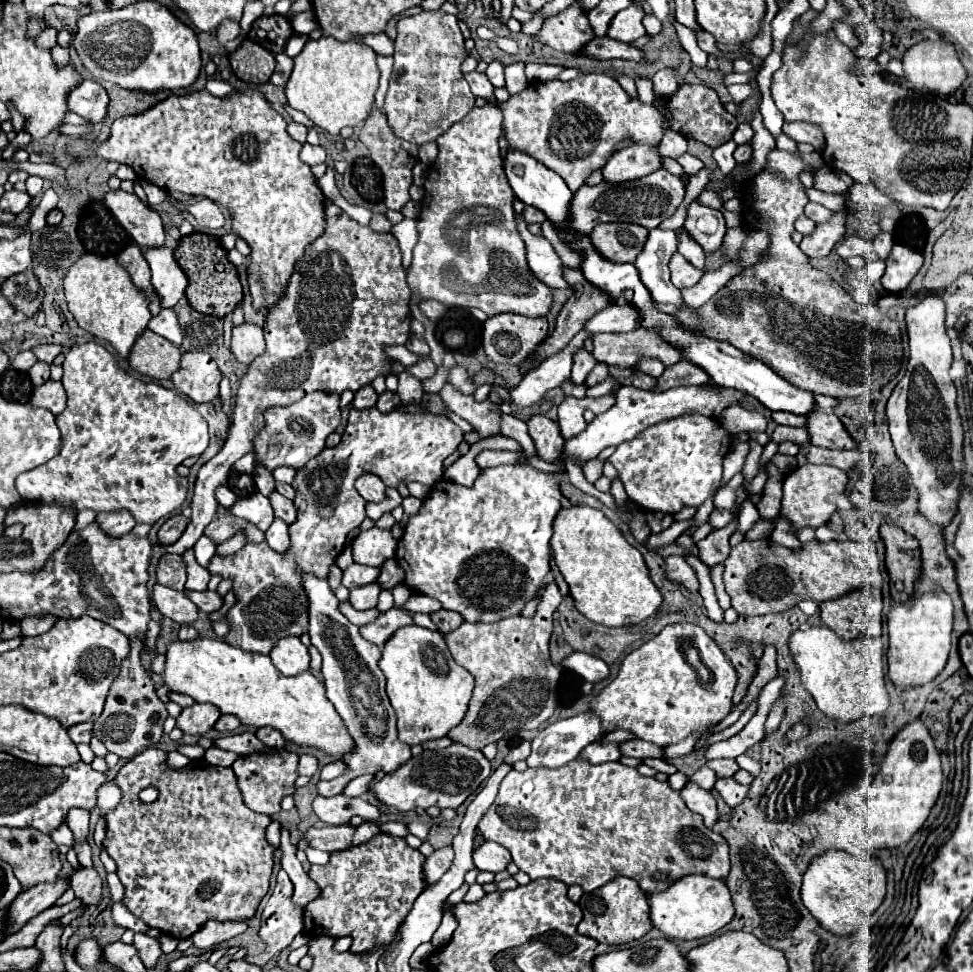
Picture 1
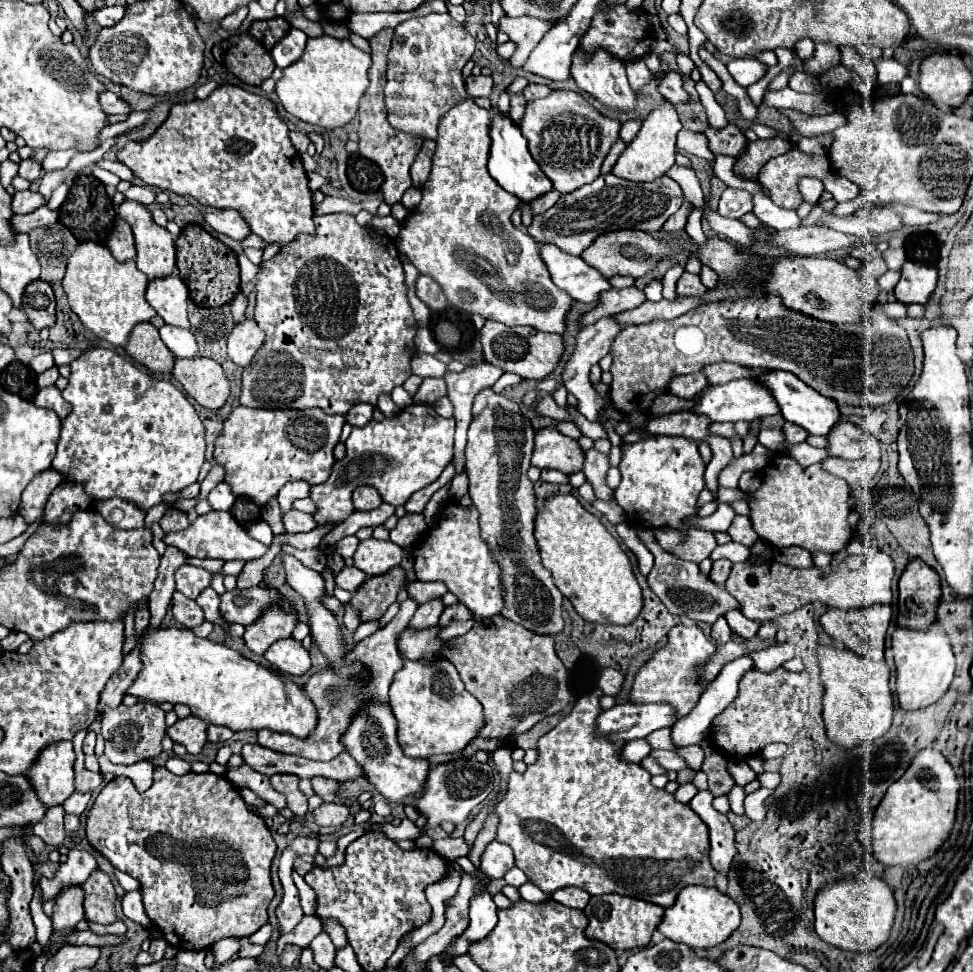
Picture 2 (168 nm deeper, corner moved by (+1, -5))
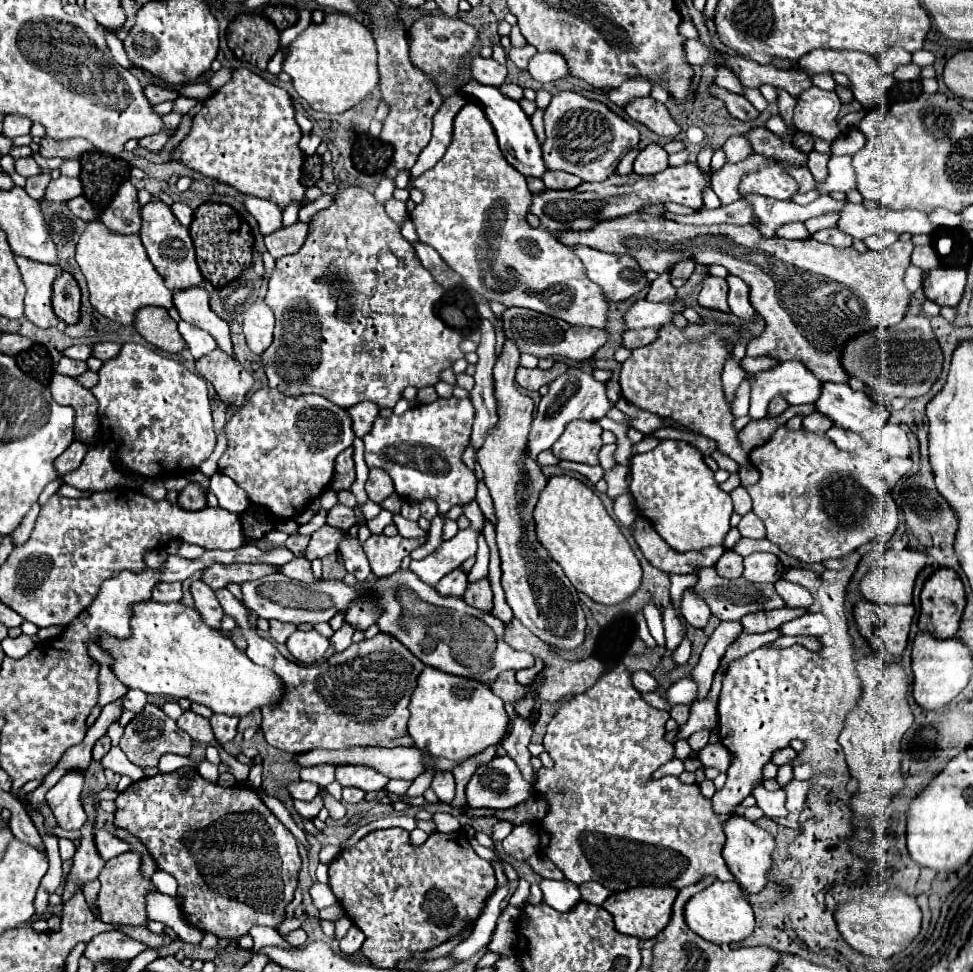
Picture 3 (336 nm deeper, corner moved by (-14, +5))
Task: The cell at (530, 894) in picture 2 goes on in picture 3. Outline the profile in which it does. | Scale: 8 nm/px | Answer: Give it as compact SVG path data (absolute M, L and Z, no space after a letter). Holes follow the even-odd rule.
M542 879L540 889L544 893L544 903L550 905L552 909L560 913L572 911L580 901L580 889L578 885L570 881L552 881L552 879Z

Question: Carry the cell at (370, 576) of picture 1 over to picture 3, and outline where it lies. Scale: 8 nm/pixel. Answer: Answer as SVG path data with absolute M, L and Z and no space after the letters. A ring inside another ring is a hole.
M346 533L342 537L342 541L338 543L338 553L344 559L344 567L348 573L352 573L356 577L356 581L366 581L370 577L370 565L364 557L364 551L358 543L356 537L352 537L350 533Z

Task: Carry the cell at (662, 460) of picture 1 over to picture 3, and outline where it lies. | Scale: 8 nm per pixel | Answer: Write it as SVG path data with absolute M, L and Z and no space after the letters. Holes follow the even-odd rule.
M664 439L648 453L634 455L630 461L630 493L638 513L654 525L656 533L676 551L696 551L710 545L722 545L730 531L732 499L714 481L700 451L692 445Z

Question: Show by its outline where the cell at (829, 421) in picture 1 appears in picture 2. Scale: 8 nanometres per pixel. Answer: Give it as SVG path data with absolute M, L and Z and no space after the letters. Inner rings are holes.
M839 419L835 427L827 433L827 447L829 455L845 457L845 459L879 459L881 449L873 435L863 433L853 423Z

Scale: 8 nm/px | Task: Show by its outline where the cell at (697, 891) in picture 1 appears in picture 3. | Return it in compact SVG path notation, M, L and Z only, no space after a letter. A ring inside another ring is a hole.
M714 881L708 889L694 895L686 903L686 915L684 917L686 917L688 927L694 933L698 933L702 939L706 939L710 943L716 943L716 945L744 941L754 931L752 907L750 907L744 891L740 889L740 885L736 881L728 881L728 883Z

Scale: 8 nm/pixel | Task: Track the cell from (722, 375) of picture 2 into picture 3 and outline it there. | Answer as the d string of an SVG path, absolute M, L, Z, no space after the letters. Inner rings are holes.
M630 213L630 215L624 215L624 217L616 217L616 219L608 219L608 221L600 221L598 225L594 225L592 229L586 229L586 231L566 231L566 233L560 233L558 235L558 241L566 247L576 247L576 245L584 245L584 247L590 247L590 249L598 249L598 251L604 251L604 253L614 253L614 255L632 255L640 261L640 265L646 269L646 271L656 271L656 273L664 273L670 265L676 265L678 261L686 259L686 257L694 257L698 263L718 263L718 265L724 265L732 275L740 277L744 283L748 283L750 287L750 301L754 305L754 309L764 317L766 321L766 329L762 335L754 338L747 346L747 357L760 357L760 355L768 355L768 357L774 357L778 361L788 361L788 359L796 359L800 361L802 365L806 365L812 373L816 373L816 377L820 377L822 381L830 381L830 383L840 383L840 381L850 381L850 375L844 371L842 363L840 363L840 357L842 357L842 351L844 351L844 345L852 339L852 337L858 337L860 333L864 331L872 331L872 329L886 329L886 327L892 327L892 325L898 325L904 315L906 315L906 309L908 309L908 303L910 303L910 291L906 289L904 285L904 273L906 269L910 267L910 255L912 255L912 249L914 249L914 243L912 241L896 241L892 247L884 249L884 251L856 251L856 249L840 249L840 247L834 247L834 245L824 245L824 243L818 243L816 239L808 237L808 239L802 239L802 241L788 241L788 239L780 239L780 237L774 237L774 239L762 239L760 233L756 233L756 227L752 225L704 225L704 227L696 227L696 225L680 225L680 223L674 223L674 221L668 221L668 219L662 219L662 217L648 217L644 213Z

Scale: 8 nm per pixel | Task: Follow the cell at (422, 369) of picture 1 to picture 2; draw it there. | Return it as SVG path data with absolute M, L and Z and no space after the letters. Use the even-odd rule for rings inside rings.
M425 377L423 383L421 383L421 387L417 389L417 393L413 395L413 401L415 403L429 403L429 405L433 405L445 393L447 393L447 387L445 387L445 381L443 379Z

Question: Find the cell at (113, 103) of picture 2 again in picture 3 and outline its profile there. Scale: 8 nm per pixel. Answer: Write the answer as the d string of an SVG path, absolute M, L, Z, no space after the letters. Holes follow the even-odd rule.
M148 85L146 89L144 89L144 95L148 97L148 101L152 103L152 105L156 105L156 103L164 103L164 101L174 101L174 99L178 99L178 91L176 89L172 89L172 87L158 87L158 85Z

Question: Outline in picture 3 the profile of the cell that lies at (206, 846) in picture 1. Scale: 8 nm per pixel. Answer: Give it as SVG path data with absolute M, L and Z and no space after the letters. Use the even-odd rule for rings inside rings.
M182 769L136 781L118 795L116 807L116 827L140 837L154 855L158 869L170 873L178 881L178 895L182 897L182 911L188 923L202 931L212 931L218 937L242 937L252 925L276 929L284 921L286 905L294 899L294 889L298 885L300 855L294 835L252 789L224 789L204 781L194 769ZM184 775L192 781L186 791L178 785Z

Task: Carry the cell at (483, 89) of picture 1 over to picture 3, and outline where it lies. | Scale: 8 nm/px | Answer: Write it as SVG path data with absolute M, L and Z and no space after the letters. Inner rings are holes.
M480 55L472 59L470 71L472 71L472 77L484 85L500 87L506 81L506 65L500 65L494 59L484 59Z

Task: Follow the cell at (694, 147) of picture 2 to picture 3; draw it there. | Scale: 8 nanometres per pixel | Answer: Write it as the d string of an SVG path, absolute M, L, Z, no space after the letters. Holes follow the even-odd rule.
M742 135L738 137L730 137L726 143L724 143L724 153L726 153L726 161L728 163L738 163L738 161L744 161L748 155L752 155L752 145L748 145L750 141Z

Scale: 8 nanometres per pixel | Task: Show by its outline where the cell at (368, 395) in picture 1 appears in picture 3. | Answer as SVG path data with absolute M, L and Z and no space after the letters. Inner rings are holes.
M364 401L360 405L354 405L348 411L350 413L350 419L352 419L352 429L354 429L354 435L356 437L364 437L370 431L370 425L378 417L378 411L380 411L380 407L378 405L372 405L370 401Z

